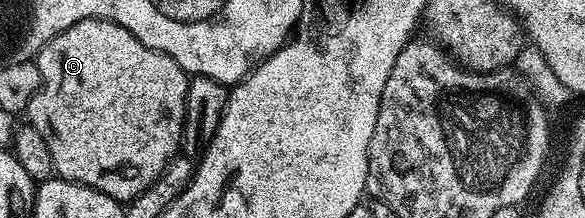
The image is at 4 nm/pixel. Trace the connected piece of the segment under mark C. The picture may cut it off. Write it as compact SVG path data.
M91 18L76 22L62 32L51 35L49 42L38 51L36 63L40 70L42 85L38 87L38 92L30 103L28 123L36 130L40 130L40 138L44 138L44 142L48 146L48 154L54 163L55 173L63 181L77 184L83 188L95 188L98 192L108 194L113 200L129 202L139 196L148 186L152 186L152 182L156 182L156 178L170 165L170 161L179 155L182 127L184 126L184 106L186 105L190 76L168 54L144 46L144 42L140 42L132 33L124 30L124 26L120 26L116 22Z

